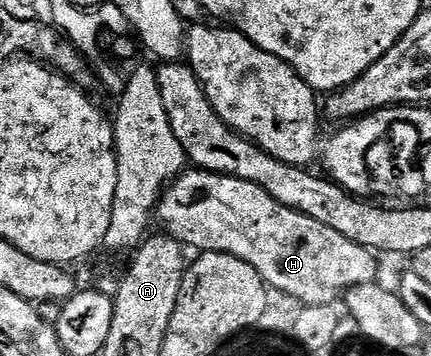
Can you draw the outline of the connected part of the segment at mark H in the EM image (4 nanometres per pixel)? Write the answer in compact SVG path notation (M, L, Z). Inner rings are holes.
M186 169L169 184L155 215L165 226L162 228L186 248L239 257L274 292L282 291L306 307L332 307L352 287L378 278L374 252L347 241L343 233L335 233L315 217L279 205L267 189L251 181L239 181L239 177Z

